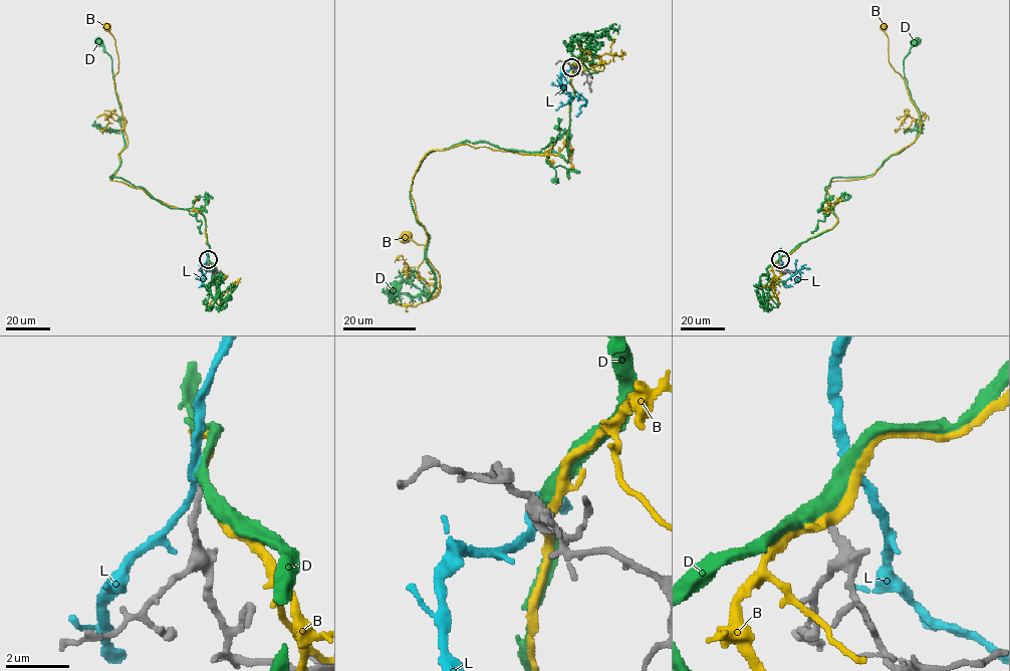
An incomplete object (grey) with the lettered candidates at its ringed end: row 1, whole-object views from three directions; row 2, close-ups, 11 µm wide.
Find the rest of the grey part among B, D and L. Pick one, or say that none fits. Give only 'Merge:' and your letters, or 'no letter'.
Merge: L

